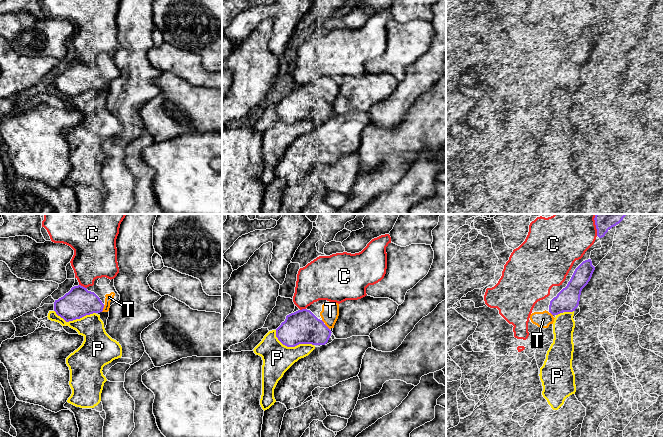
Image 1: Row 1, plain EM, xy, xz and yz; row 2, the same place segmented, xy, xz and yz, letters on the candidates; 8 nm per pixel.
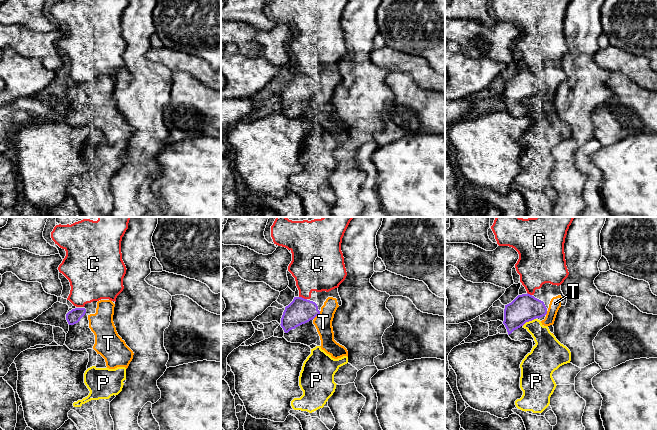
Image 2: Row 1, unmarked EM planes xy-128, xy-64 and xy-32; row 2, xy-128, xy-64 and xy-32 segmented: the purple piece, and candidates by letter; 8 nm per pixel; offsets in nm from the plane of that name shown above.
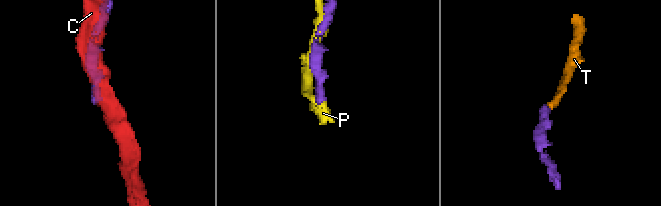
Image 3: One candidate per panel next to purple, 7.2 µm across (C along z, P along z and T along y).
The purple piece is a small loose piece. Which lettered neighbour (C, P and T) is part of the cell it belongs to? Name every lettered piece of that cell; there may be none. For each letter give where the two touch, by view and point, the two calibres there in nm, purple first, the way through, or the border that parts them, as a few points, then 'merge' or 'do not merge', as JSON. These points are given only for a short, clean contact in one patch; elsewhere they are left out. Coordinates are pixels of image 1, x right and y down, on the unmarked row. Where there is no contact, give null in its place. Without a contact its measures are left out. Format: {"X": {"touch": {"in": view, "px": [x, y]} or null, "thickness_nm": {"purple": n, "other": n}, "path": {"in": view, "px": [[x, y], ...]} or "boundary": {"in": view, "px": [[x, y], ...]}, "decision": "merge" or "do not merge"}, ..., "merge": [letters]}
{"C": {"touch": {"in": "xy", "px": [82, 62]}, "thickness_nm": {"purple": 240, "other": 320}, "decision": "do not merge"}, "P": {"touch": {"in": "xz", "px": [291, 122]}, "thickness_nm": {"purple": 280, "other": 240}, "boundary": {"in": "xz", "px": [[275, 106], [275, 112], [287, 122], [299, 120], [313, 121]]}, "decision": "do not merge"}, "T": {"touch": {"in": "xy", "px": [103, 83]}, "thickness_nm": {"purple": 240, "other": 60}, "decision": "merge"}, "merge": ["T"]}

